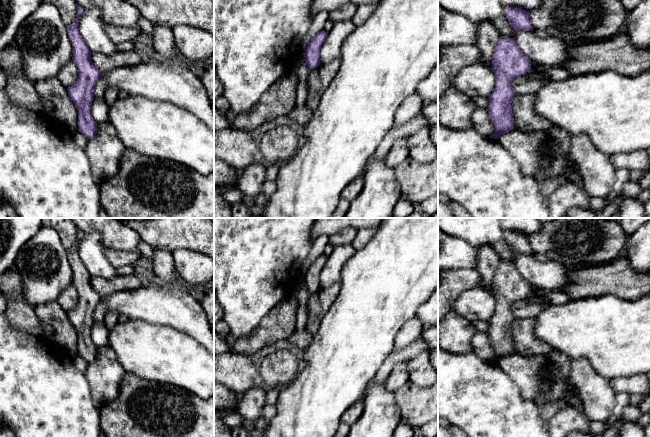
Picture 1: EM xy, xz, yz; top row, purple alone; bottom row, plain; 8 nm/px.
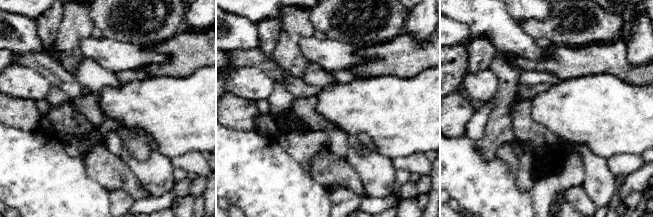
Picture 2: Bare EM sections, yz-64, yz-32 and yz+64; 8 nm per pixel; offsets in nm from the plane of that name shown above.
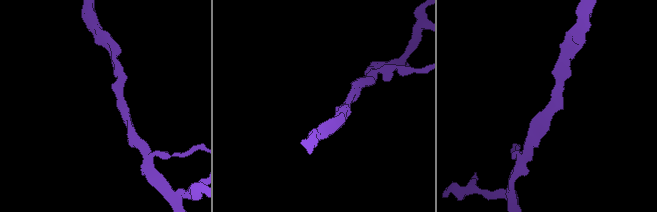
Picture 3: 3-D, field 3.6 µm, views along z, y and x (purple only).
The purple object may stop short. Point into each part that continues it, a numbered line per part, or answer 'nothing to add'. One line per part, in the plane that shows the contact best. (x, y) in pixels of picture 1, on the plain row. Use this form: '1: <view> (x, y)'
nothing to add

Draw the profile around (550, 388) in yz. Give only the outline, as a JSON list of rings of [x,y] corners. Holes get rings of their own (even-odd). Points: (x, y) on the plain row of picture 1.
[[[546,369],[538,382],[538,392],[535,401],[548,403],[554,400],[564,399],[567,406],[571,406],[583,413],[583,405],[579,398],[568,386],[567,380],[555,377]]]

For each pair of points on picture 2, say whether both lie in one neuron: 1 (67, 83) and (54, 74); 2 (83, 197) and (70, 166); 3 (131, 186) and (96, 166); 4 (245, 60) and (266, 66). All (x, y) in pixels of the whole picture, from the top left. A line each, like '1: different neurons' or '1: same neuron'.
1: same neuron
2: same neuron
3: same neuron
4: same neuron

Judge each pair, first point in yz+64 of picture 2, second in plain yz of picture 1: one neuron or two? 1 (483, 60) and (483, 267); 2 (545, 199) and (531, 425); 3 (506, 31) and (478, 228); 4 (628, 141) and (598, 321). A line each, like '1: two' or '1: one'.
1: one
2: two
3: one
4: one

